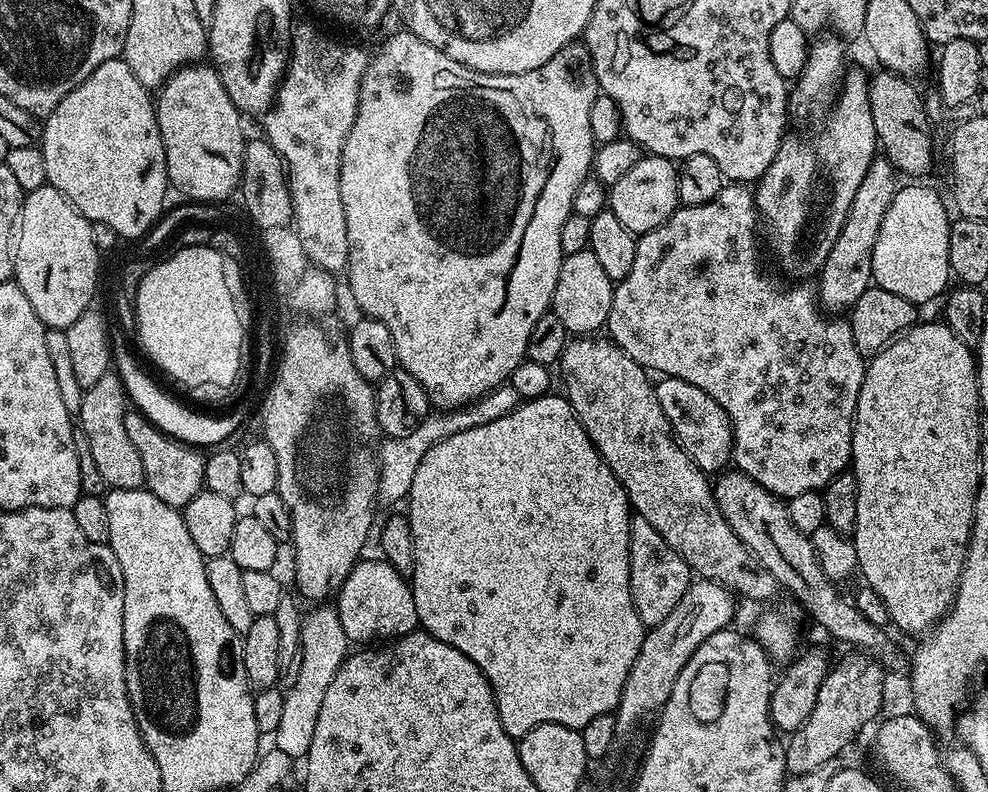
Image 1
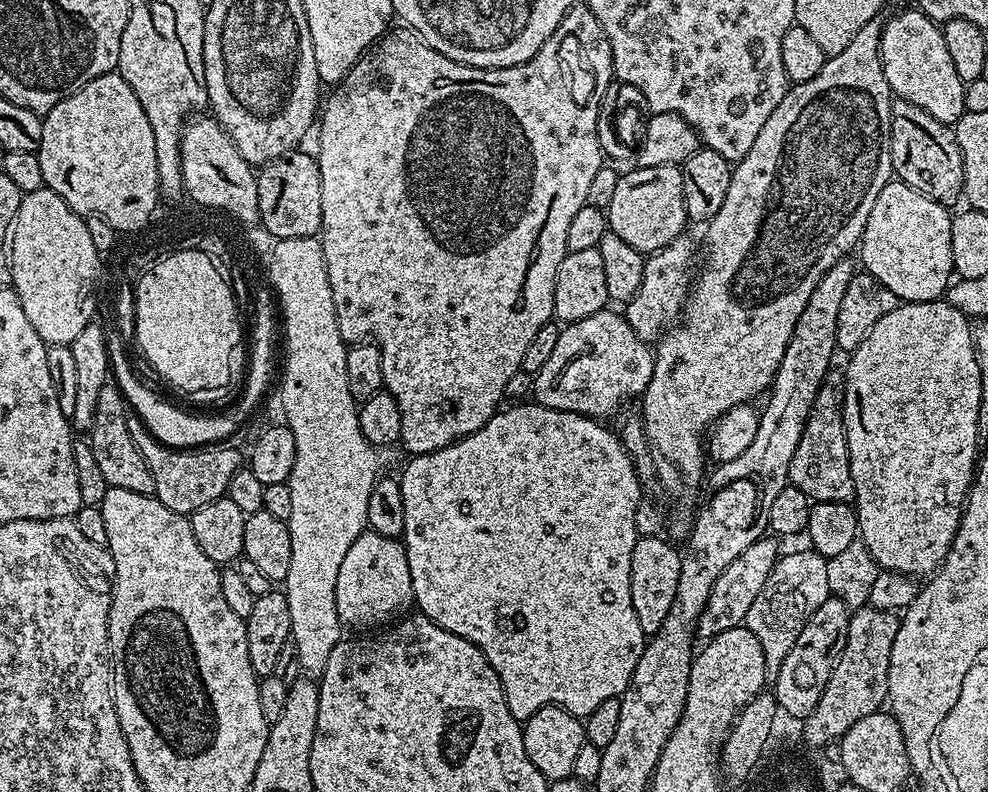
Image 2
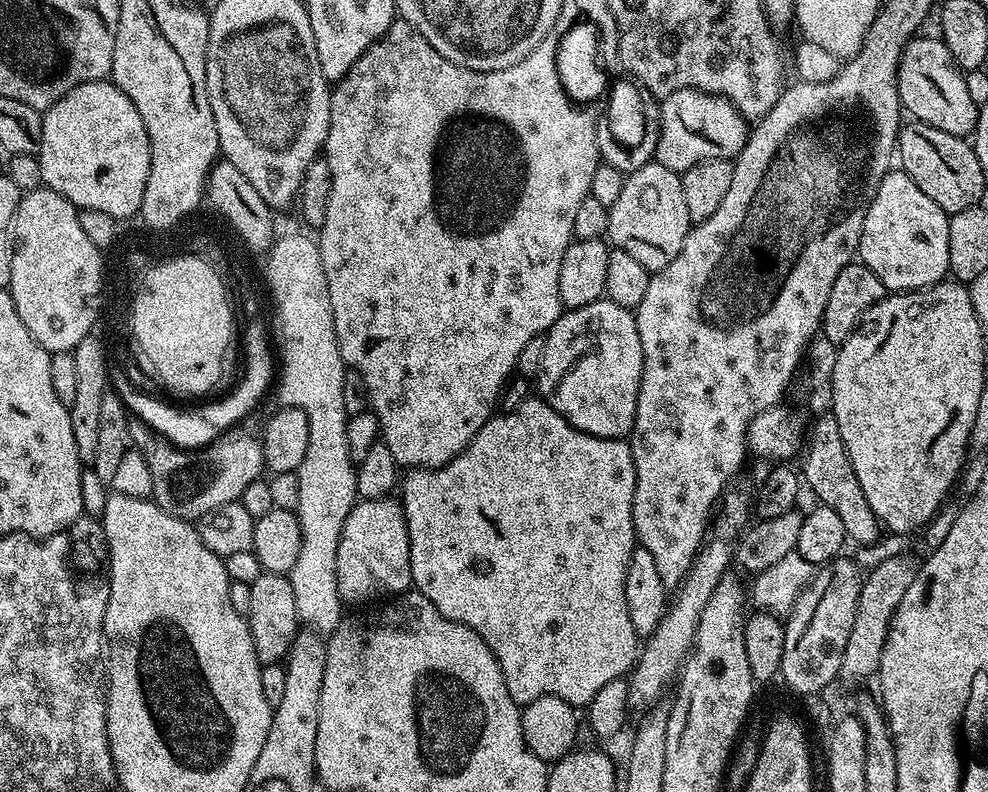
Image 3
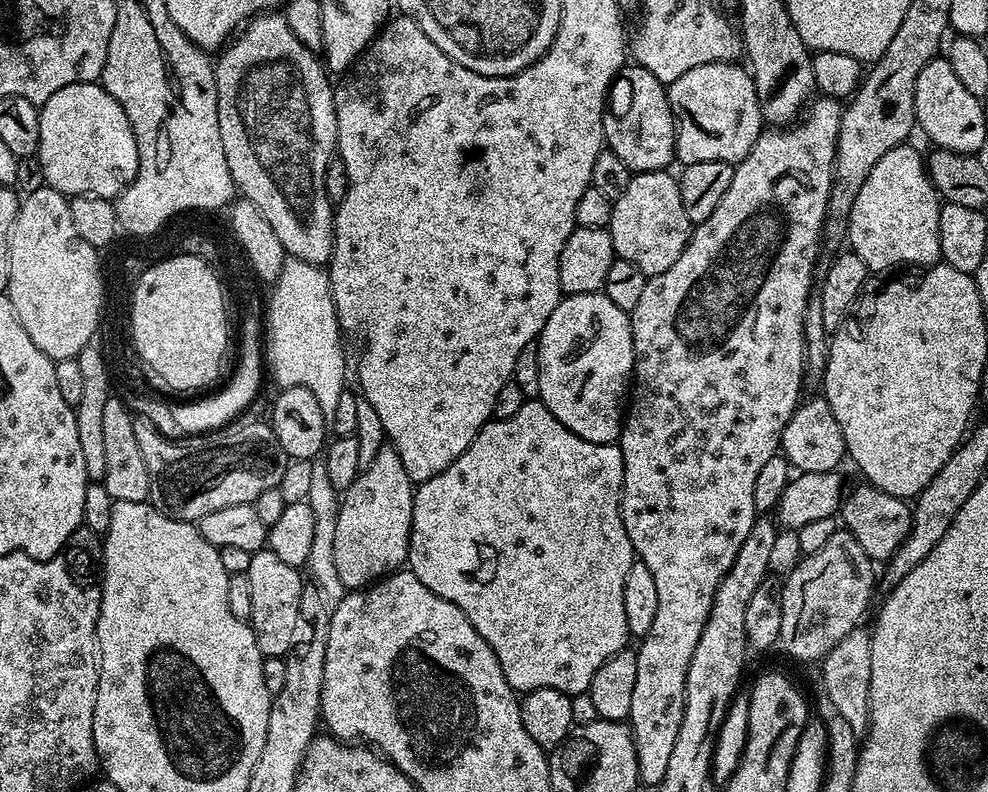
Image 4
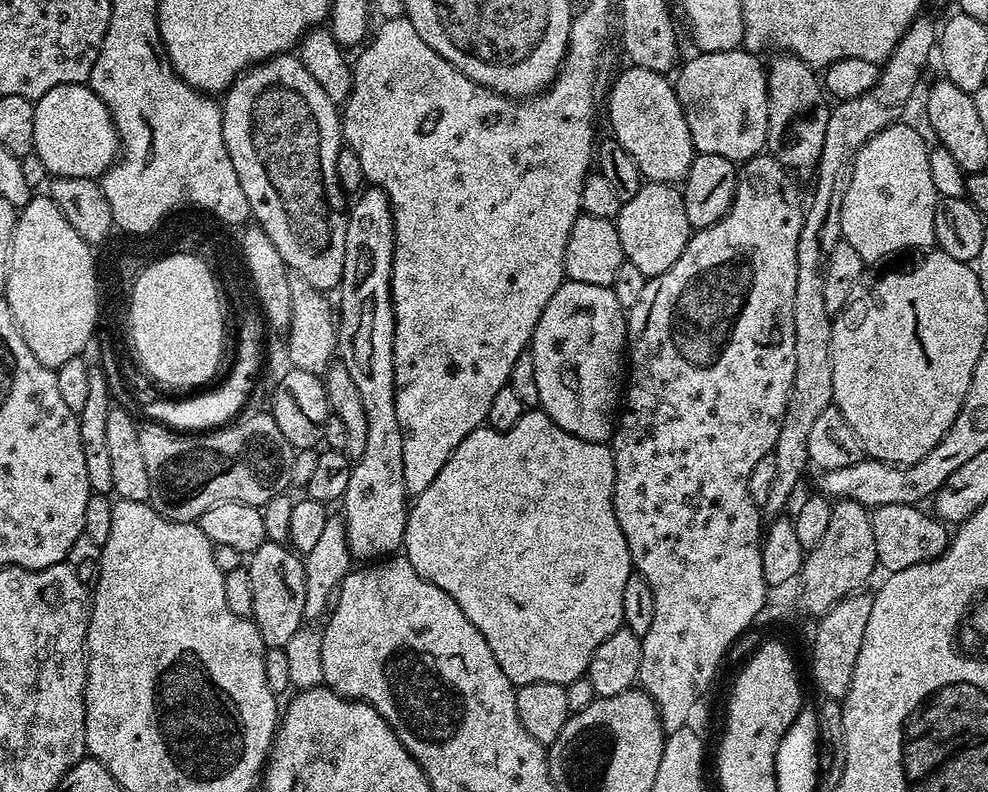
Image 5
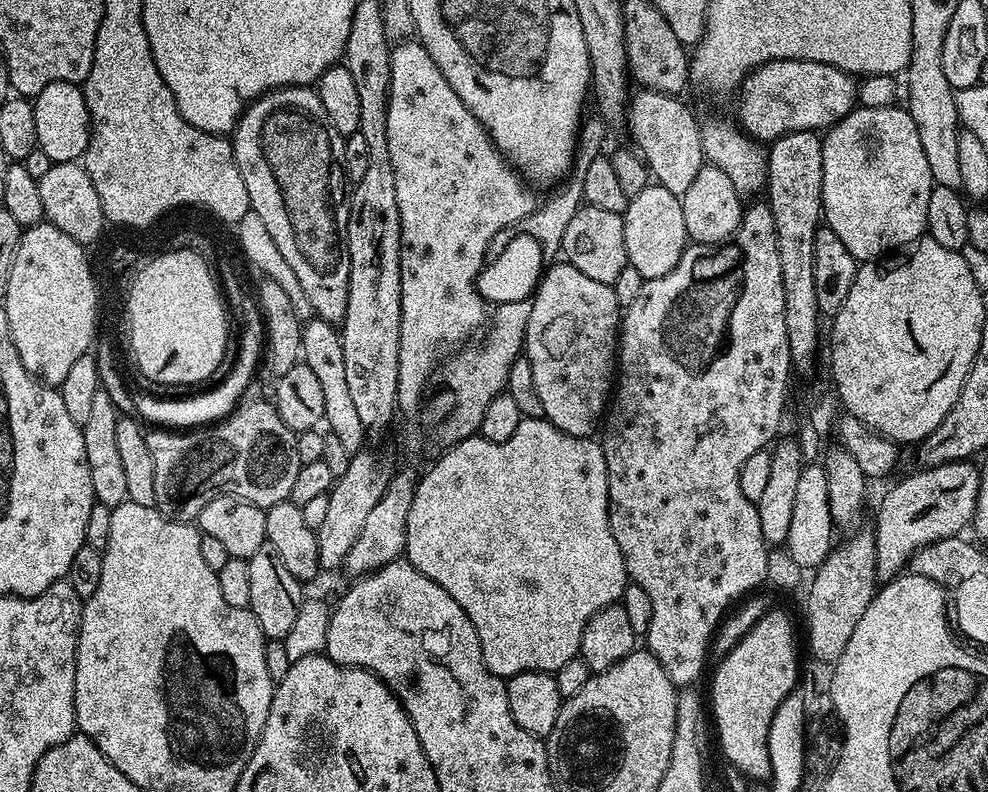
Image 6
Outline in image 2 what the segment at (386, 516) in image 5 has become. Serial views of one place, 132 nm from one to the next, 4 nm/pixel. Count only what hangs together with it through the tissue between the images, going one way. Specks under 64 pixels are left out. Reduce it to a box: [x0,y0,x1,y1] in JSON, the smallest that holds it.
[334,530,413,630]

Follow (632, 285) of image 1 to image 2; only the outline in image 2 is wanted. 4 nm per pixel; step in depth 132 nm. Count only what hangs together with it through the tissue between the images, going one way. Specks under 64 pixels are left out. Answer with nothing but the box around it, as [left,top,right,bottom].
[622,234,856,504]

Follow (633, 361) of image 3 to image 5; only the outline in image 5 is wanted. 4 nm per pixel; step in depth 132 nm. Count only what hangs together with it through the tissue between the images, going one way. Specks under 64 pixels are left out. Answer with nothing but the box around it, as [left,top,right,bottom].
[530,279,627,442]

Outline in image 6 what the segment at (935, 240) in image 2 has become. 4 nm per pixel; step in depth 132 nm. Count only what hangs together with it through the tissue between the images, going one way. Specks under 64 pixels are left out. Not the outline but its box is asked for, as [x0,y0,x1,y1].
[820,106,934,262]

